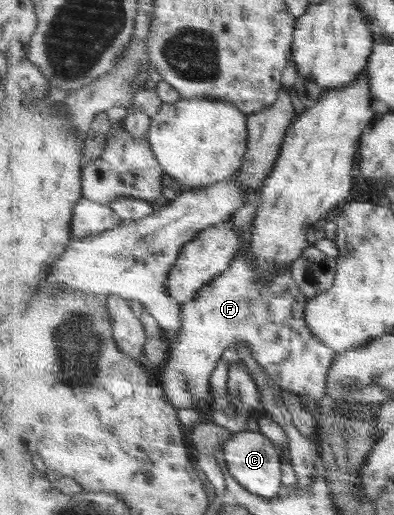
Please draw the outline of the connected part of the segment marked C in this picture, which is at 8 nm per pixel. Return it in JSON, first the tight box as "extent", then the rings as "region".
{"extent":[224,432,284,499],"region":[[[243,432],[224,444],[225,462],[235,479],[249,491],[273,499],[284,487],[284,469],[278,443],[261,432]]]}

